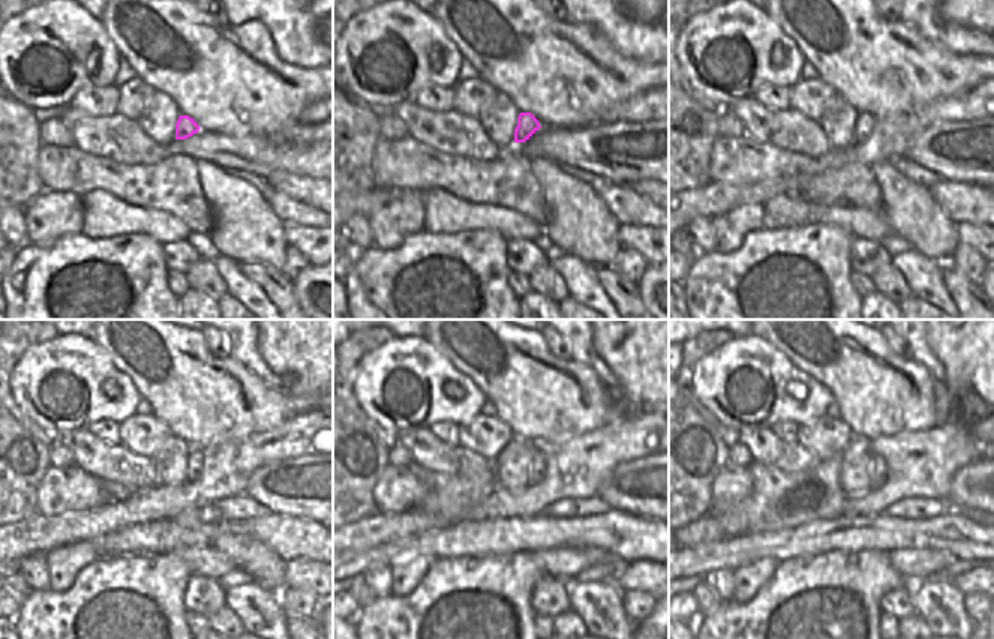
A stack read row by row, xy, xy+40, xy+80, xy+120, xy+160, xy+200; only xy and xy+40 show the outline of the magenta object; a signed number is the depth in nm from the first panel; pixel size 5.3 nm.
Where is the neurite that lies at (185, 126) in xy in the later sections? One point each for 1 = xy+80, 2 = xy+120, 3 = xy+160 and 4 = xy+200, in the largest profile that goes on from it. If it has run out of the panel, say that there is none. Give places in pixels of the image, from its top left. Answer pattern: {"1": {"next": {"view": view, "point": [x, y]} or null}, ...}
{"1": {"next": {"view": "xy+80", "point": [864, 122]}}, "2": {"next": {"view": "xy+120", "point": [195, 456]}}, "3": {"next": {"view": "xy+160", "point": [537, 465]}}, "4": {"next": {"view": "xy+200", "point": [877, 471]}}}

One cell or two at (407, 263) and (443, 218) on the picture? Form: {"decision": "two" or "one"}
{"decision": "two"}

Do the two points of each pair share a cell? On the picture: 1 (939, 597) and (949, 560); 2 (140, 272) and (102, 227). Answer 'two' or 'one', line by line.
1: two
2: two

